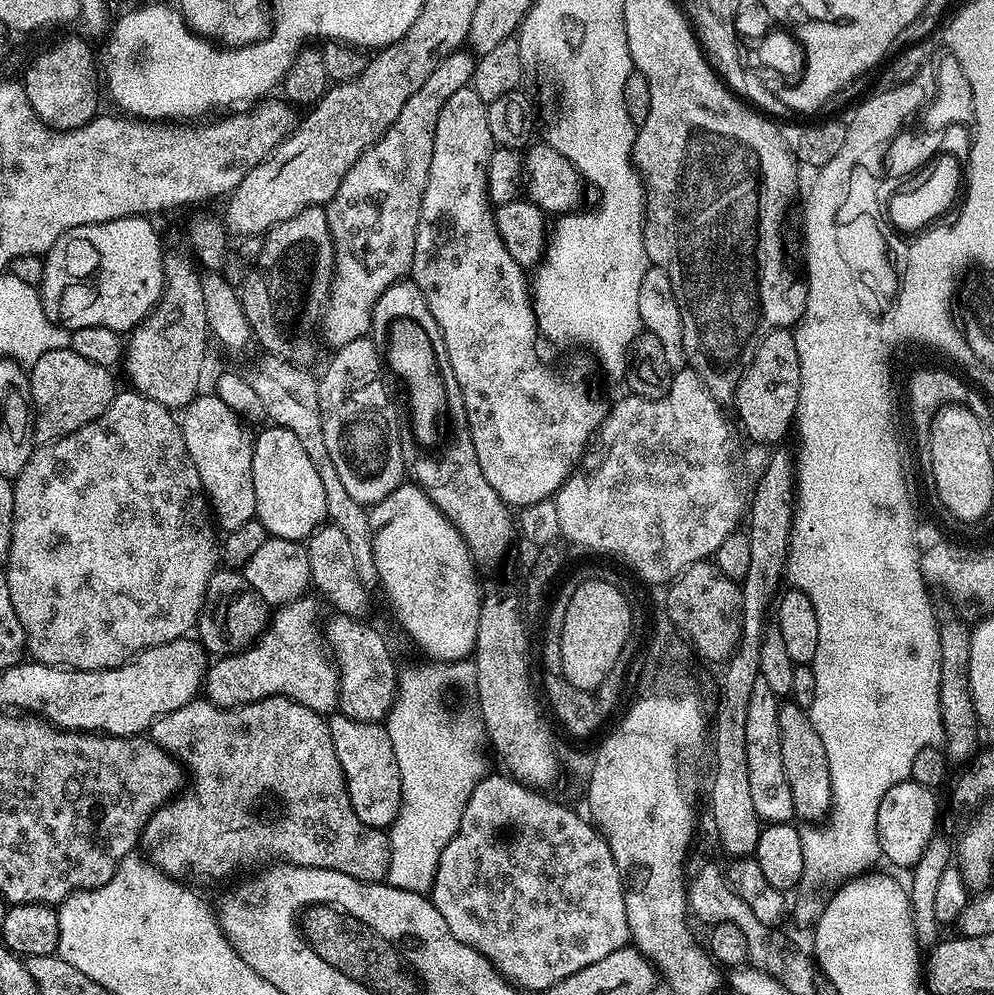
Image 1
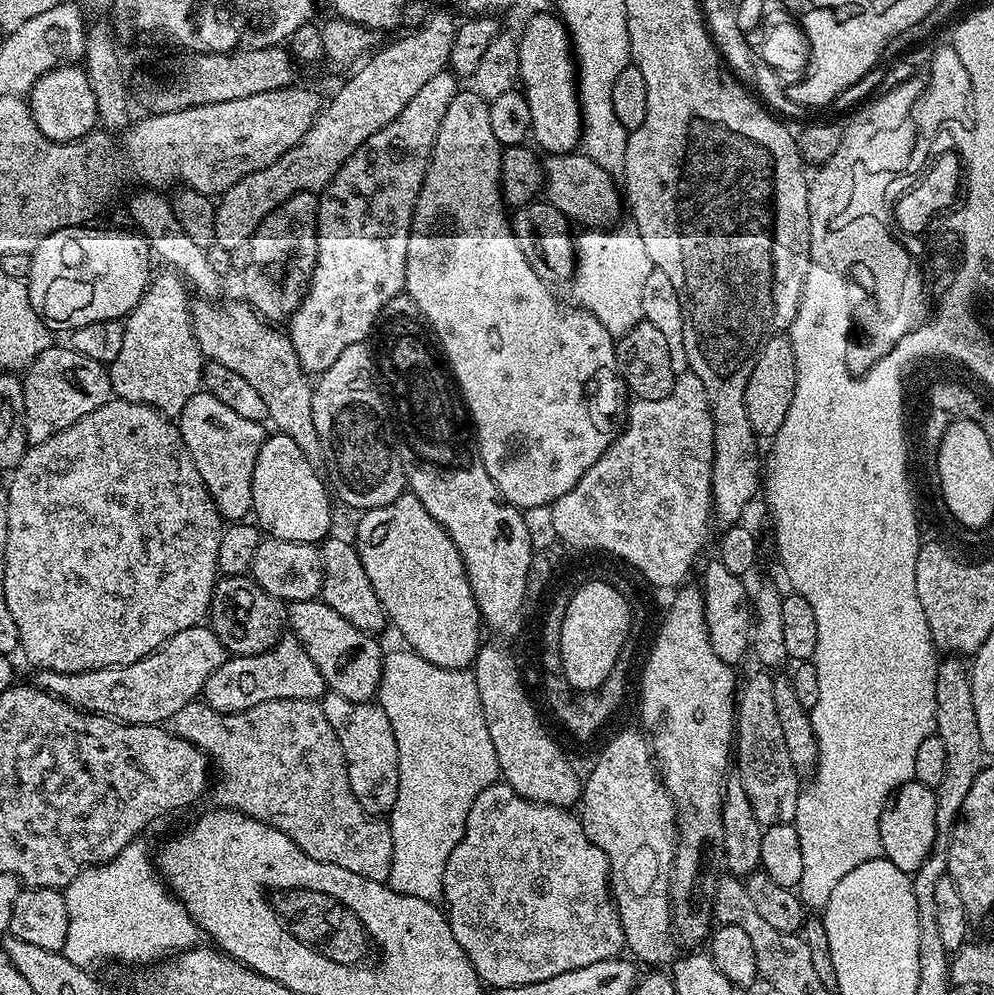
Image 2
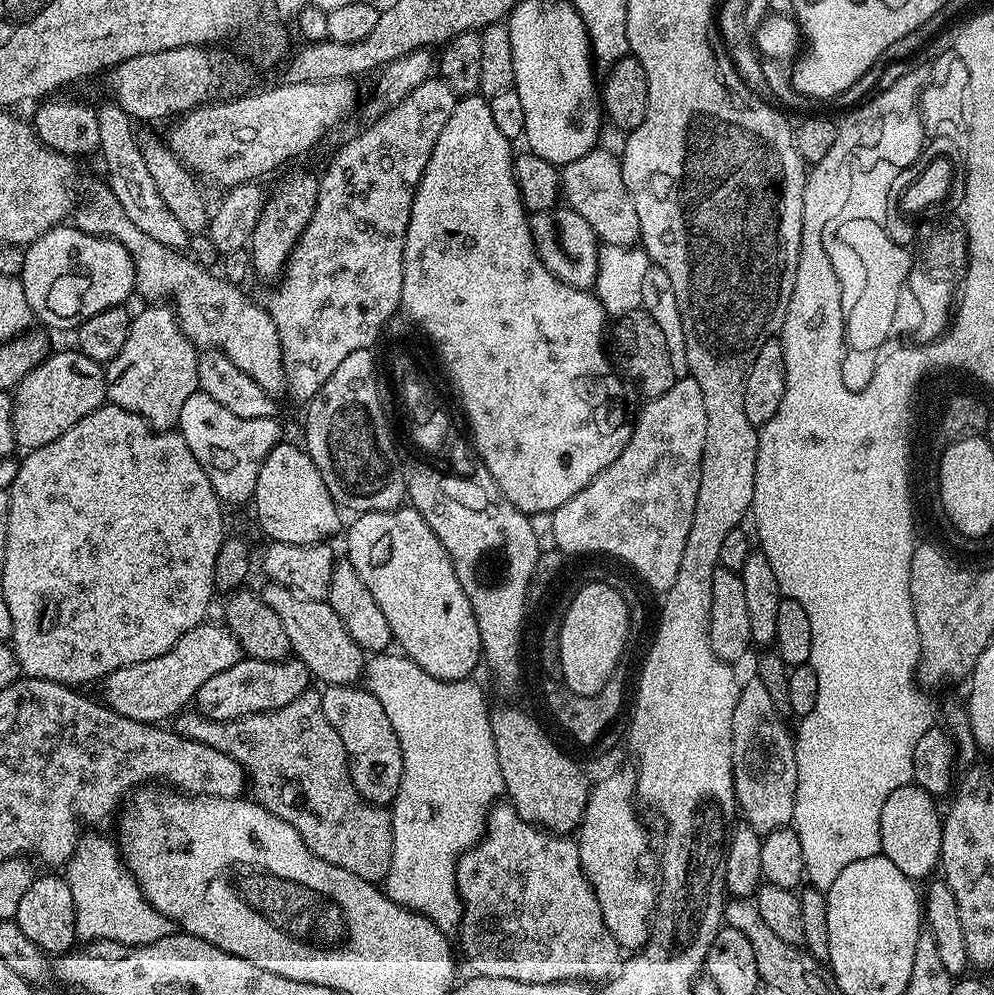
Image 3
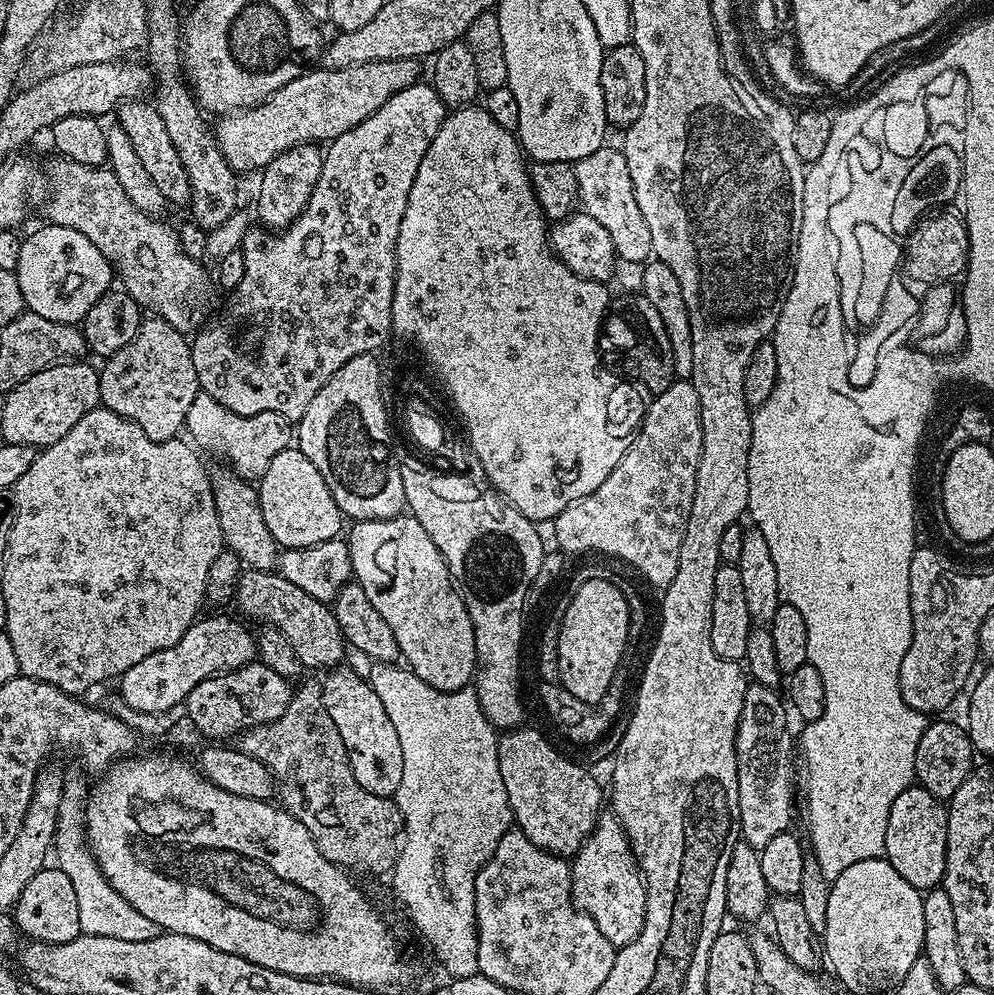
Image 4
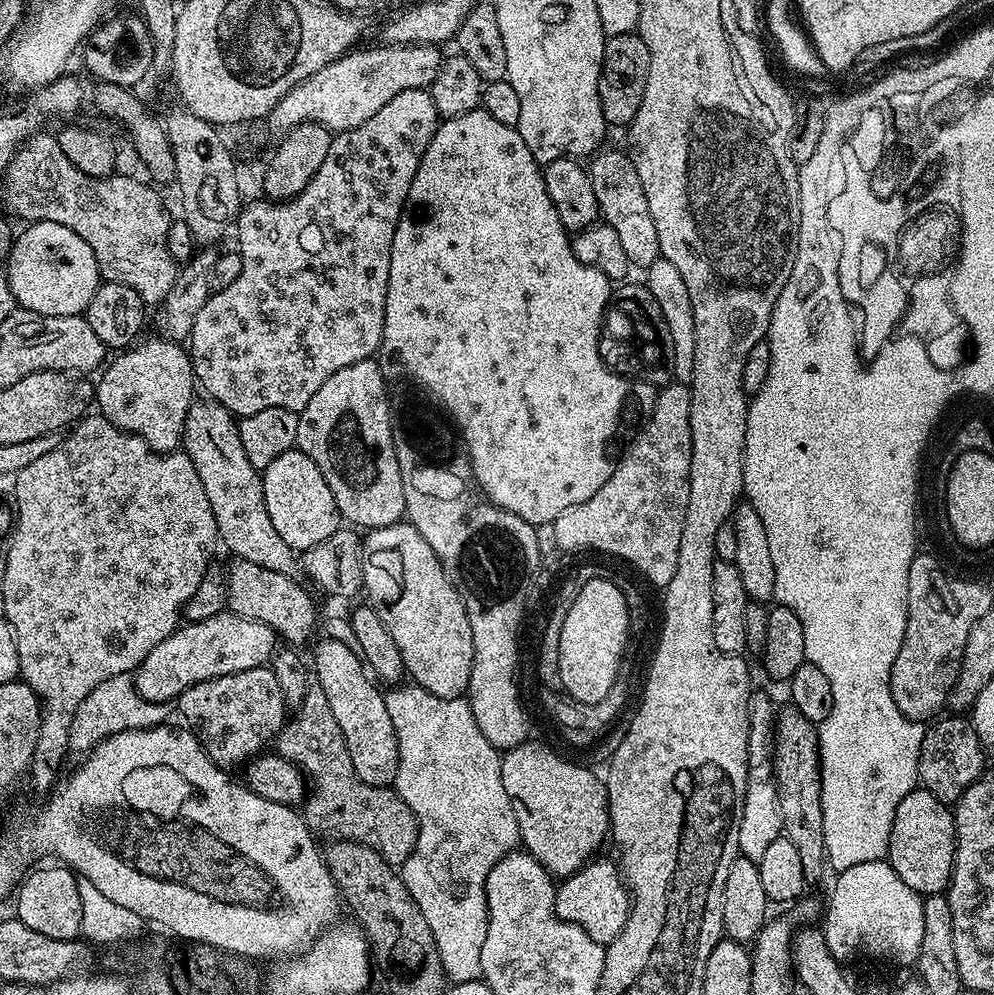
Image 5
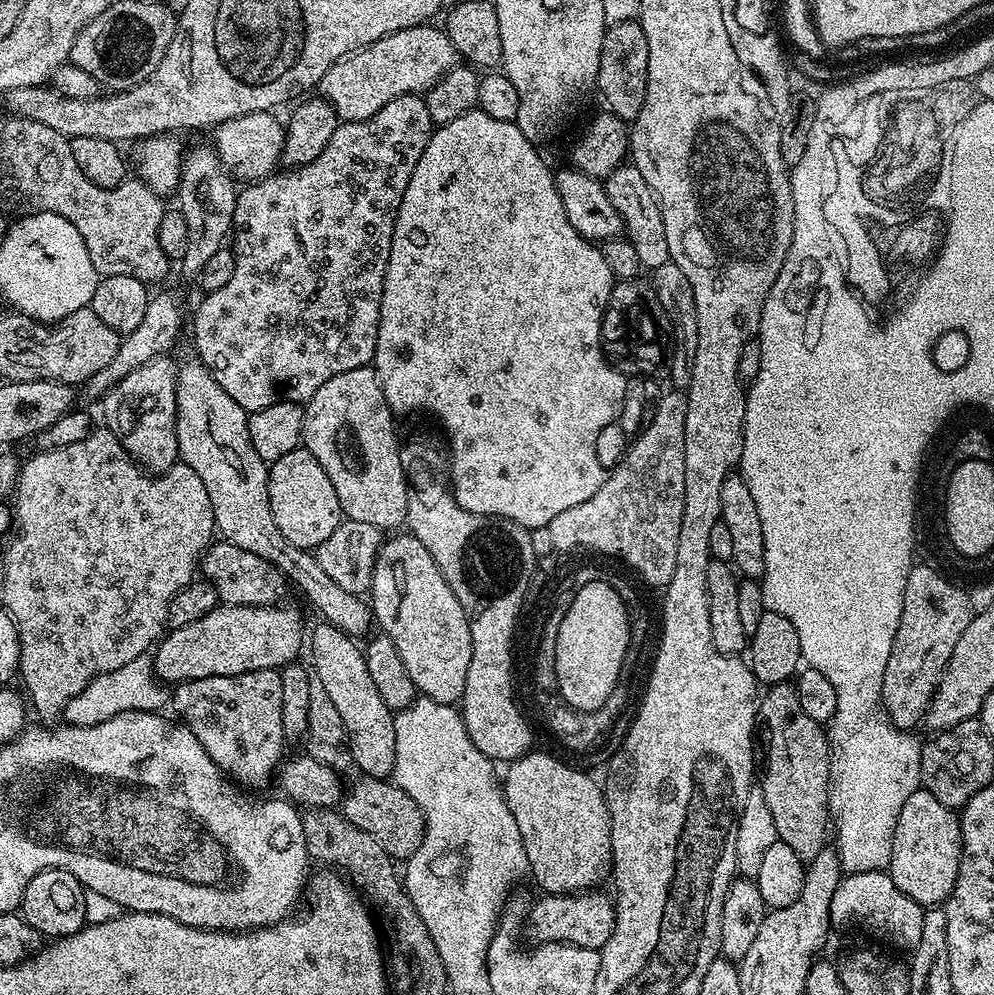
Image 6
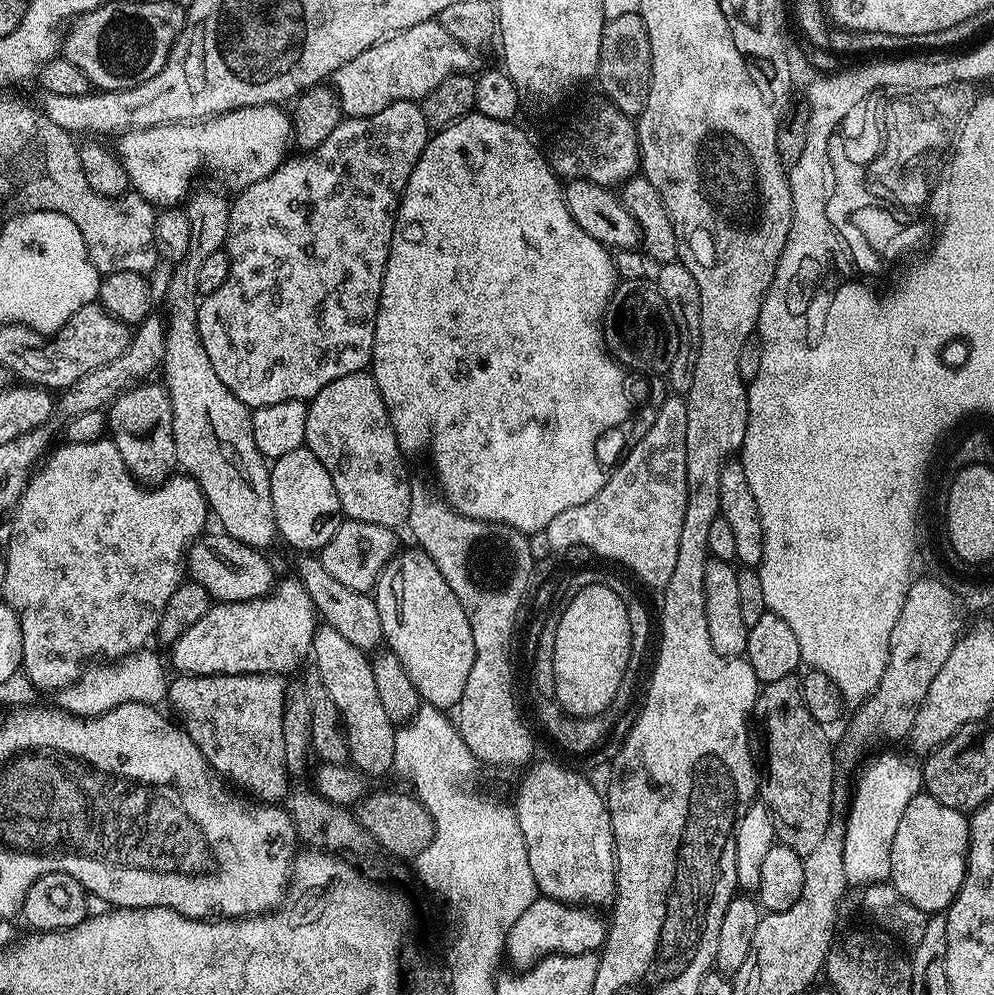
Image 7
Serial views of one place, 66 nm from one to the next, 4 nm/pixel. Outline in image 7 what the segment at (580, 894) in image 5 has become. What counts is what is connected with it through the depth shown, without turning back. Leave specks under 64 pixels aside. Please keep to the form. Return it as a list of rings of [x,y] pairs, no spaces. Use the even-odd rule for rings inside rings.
[[[547,898],[530,902],[504,938],[507,963],[509,960],[516,967],[513,969],[527,970],[547,956],[577,956],[583,952],[596,952],[606,939],[606,924],[603,919],[600,921],[588,912],[591,911],[587,907],[561,904],[558,900]]]

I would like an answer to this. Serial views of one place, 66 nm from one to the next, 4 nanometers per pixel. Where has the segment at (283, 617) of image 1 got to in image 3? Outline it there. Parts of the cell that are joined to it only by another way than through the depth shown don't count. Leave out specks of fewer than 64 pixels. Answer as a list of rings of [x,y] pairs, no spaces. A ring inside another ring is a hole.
[[[242,658],[230,670],[214,674],[196,691],[195,707],[211,720],[241,720],[243,716],[272,712],[275,708],[294,702],[303,692],[309,691],[310,673],[308,667],[295,658],[286,660],[250,660]]]

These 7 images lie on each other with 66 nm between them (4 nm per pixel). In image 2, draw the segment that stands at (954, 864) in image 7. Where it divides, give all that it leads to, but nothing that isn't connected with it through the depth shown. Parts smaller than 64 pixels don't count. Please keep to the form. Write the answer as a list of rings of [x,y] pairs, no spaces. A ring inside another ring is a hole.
[[[915,778],[895,788],[886,798],[880,815],[880,851],[883,859],[894,862],[898,870],[914,873],[930,854],[936,841],[934,814],[936,794],[933,789],[918,783]]]

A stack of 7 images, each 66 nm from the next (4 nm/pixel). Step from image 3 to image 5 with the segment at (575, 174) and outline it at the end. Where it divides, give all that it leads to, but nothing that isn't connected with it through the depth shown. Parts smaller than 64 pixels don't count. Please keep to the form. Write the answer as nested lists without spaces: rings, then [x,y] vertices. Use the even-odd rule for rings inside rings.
[[[597,151],[587,165],[588,177],[594,186],[594,198],[598,198],[603,223],[618,233],[629,265],[636,267],[637,264],[640,270],[646,270],[654,261],[661,259],[661,254],[658,230],[654,228],[654,218],[650,218],[650,206],[646,202],[642,178],[638,178],[638,170],[634,170],[634,162],[627,151],[604,151]]]

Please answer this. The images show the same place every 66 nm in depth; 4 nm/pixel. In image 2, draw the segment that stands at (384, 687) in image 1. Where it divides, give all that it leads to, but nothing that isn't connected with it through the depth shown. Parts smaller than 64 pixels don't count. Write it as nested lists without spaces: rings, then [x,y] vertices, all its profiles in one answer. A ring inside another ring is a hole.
[[[323,599],[293,600],[286,608],[286,624],[291,635],[298,637],[300,644],[310,654],[318,674],[331,691],[350,698],[350,702],[369,703],[380,691],[384,652],[375,635],[350,626],[338,610],[325,604]]]

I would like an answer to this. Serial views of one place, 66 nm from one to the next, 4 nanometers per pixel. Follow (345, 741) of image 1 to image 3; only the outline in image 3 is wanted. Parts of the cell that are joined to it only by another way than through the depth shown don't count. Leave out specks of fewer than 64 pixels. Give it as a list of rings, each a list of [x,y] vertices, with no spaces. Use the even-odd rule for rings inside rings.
[[[333,684],[322,692],[322,714],[326,714],[336,736],[346,746],[350,778],[363,800],[377,806],[391,805],[402,782],[402,746],[382,702],[367,687],[356,684]]]

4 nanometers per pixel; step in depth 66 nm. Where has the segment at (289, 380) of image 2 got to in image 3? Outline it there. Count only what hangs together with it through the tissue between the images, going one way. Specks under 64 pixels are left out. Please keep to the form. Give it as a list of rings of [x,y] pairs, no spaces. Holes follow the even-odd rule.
[[[100,186],[92,192],[92,200],[79,201],[74,212],[75,227],[81,228],[91,236],[103,236],[117,240],[132,256],[136,267],[137,293],[148,299],[148,302],[168,300],[176,313],[182,334],[191,344],[200,350],[219,350],[245,372],[262,390],[276,398],[286,388],[284,379],[284,355],[278,338],[278,326],[270,318],[267,307],[255,304],[243,291],[243,287],[231,284],[221,278],[215,271],[196,263],[191,255],[181,254],[177,249],[167,248],[162,242],[144,234],[126,218],[122,202],[106,186]],[[216,276],[217,277],[216,277]],[[168,299],[168,300],[167,300]]]

